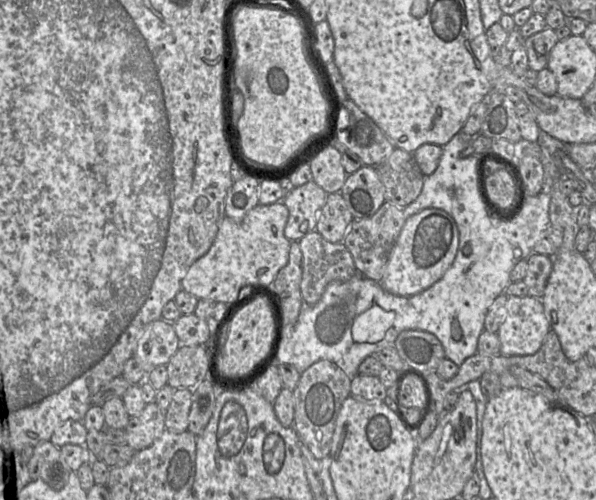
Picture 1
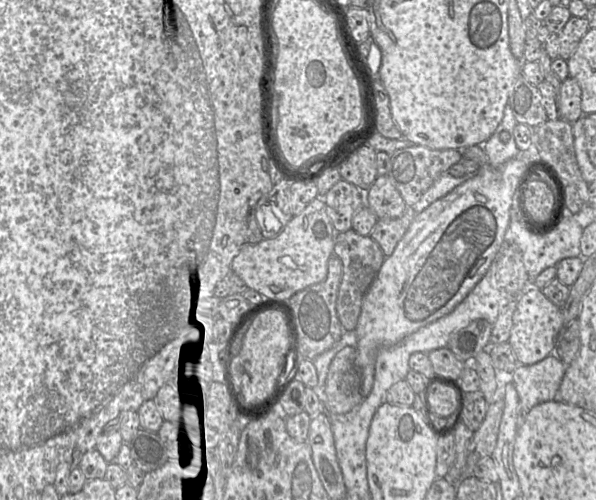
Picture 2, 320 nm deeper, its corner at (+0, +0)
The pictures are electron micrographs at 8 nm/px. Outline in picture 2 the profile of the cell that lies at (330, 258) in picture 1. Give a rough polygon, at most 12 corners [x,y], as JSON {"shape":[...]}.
{"shape":[[352,228],[337,235],[343,265],[336,310],[358,325],[364,296],[386,256]]}

